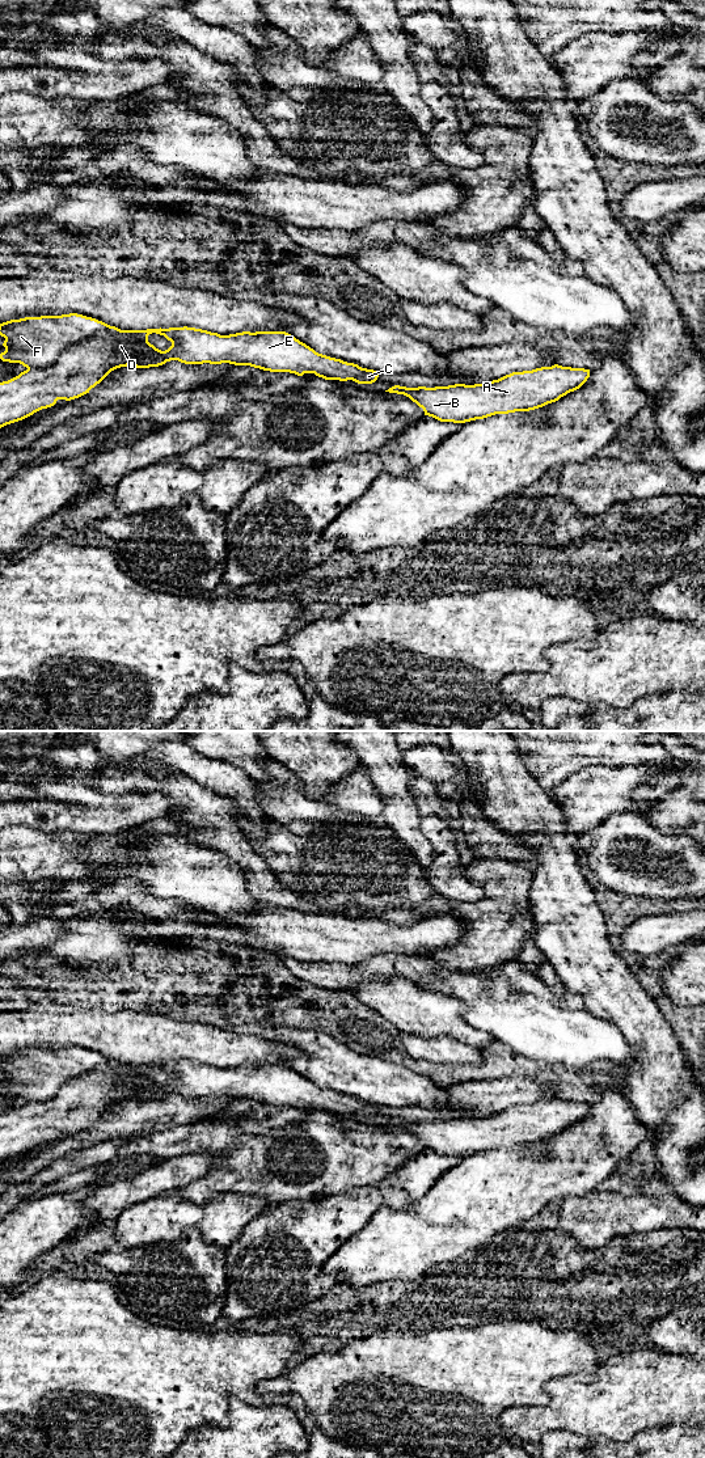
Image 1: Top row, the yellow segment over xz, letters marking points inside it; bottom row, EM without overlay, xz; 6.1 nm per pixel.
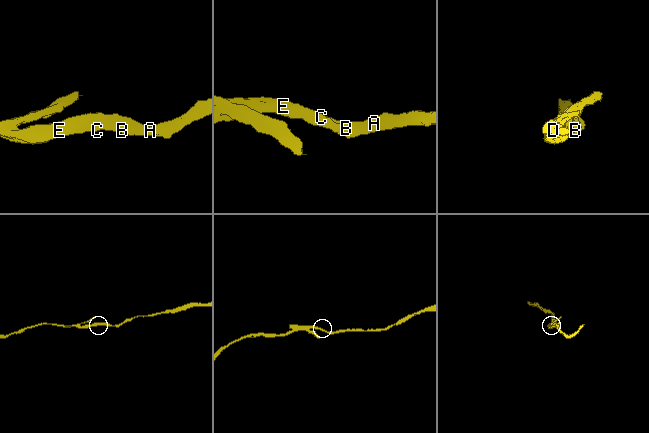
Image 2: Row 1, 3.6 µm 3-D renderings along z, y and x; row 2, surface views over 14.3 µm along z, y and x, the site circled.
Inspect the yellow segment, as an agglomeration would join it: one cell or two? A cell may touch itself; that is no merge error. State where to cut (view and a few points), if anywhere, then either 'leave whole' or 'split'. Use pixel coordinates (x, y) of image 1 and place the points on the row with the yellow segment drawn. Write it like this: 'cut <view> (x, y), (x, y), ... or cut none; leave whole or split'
cut xz (119, 329), (101, 330), (70, 345), (53, 363), (28, 368); split

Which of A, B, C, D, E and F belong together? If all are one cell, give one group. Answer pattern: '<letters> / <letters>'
A B C D E / F

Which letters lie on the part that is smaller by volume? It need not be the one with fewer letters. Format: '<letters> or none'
F

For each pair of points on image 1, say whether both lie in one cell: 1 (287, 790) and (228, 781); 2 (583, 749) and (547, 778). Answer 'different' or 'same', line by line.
1: different
2: same

